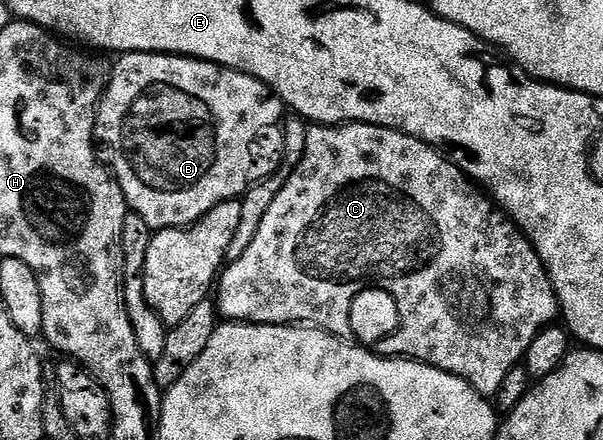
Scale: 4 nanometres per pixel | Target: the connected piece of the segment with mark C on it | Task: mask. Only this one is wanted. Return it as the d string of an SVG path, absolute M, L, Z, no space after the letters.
M370 123L313 125L309 127L307 145L299 165L291 173L287 185L279 189L279 197L271 201L271 209L267 209L263 221L259 221L259 233L255 233L251 245L247 245L247 253L232 260L222 270L215 287L215 302L218 312L229 321L312 325L328 331L336 339L349 341L354 338L353 306L360 299L362 313L373 320L362 325L356 339L358 344L371 349L374 355L415 359L435 369L443 369L455 377L466 379L480 395L486 397L497 396L507 373L511 373L511 369L524 360L531 341L535 341L537 334L550 326L559 315L557 294L539 253L529 242L529 236L495 206L492 198L478 184L436 147L428 147L423 141L405 135L395 127L376 127Z

